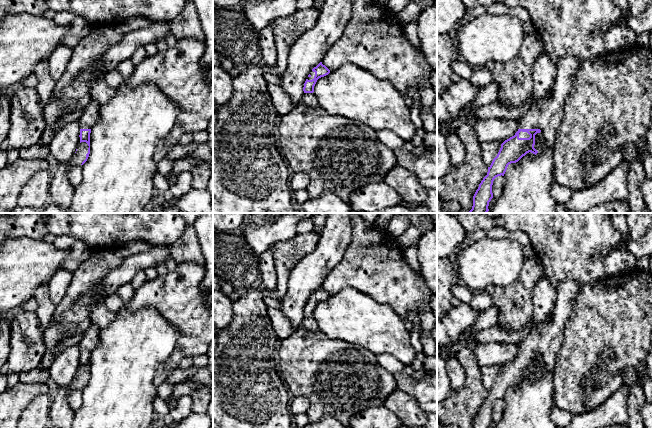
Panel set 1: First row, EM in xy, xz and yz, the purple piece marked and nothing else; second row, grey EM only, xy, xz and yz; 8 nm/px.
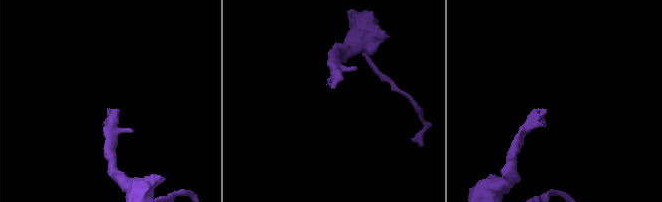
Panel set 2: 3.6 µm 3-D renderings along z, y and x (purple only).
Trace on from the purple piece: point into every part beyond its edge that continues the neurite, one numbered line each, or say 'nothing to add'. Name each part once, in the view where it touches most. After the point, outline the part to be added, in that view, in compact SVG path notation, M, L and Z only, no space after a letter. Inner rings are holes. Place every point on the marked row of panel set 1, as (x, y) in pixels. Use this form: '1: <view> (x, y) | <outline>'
1: yz (546, 114) | M574 57L563 58L557 63L557 77L549 98L533 103L529 111L518 120L518 129L540 129L545 145L554 149L555 133L562 119L566 96L572 91L576 73L583 63Z

